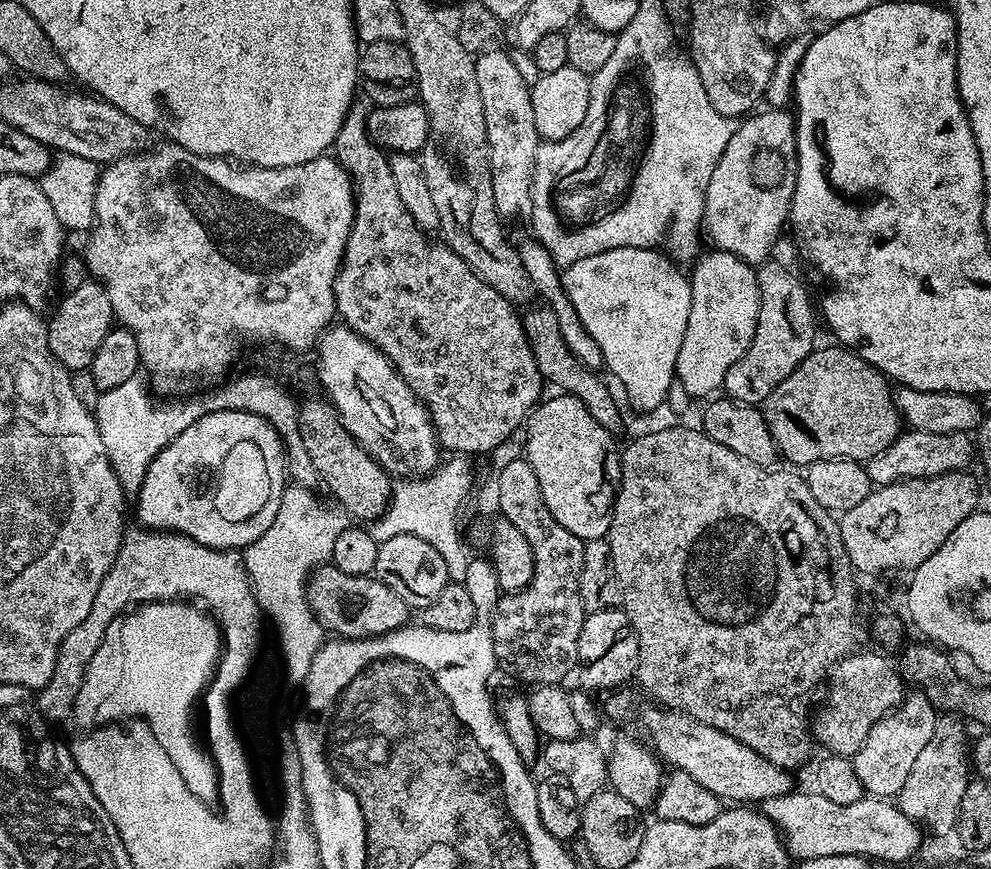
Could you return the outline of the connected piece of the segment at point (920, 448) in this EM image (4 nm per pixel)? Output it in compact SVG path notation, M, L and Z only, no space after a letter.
M904 430L882 454L866 461L868 476L873 485L894 484L897 480L925 480L938 474L962 472L974 460L974 440L967 432L954 434L926 434L922 430Z

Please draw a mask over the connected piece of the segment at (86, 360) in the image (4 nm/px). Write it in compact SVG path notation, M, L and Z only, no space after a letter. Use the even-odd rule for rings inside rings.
M88 278L77 288L67 293L68 297L61 302L52 320L47 321L48 345L58 362L69 372L80 372L88 369L94 362L94 354L98 354L98 346L102 346L102 338L114 326L114 317L110 298L99 282Z

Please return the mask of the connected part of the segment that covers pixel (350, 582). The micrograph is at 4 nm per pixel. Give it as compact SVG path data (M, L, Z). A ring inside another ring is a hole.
M330 562L321 564L313 571L308 581L308 601L320 627L336 638L367 640L393 632L409 623L408 603L398 598L398 594L394 594L390 586L376 579L375 575L342 574L342 570L338 570Z

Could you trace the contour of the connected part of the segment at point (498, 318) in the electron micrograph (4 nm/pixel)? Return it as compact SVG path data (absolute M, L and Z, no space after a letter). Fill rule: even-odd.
M352 104L346 110L346 118L342 118L342 126L338 130L338 134L336 135L336 143L334 145L334 156L335 159L339 160L340 164L344 169L348 171L348 175L352 177L352 183L354 185L354 191L356 194L356 213L354 214L354 222L352 223L352 229L350 230L350 238L346 242L346 250L344 251L344 261L340 263L340 266L346 266L346 272L343 272L340 268L338 270L338 274L336 275L336 281L334 282L334 298L336 299L336 316L339 317L347 327L354 329L357 334L363 340L369 340L374 347L380 351L385 358L389 360L391 364L396 367L396 372L401 376L403 380L405 380L410 386L410 390L414 390L414 394L418 397L425 406L428 408L428 413L430 414L430 418L432 419L432 424L436 427L436 438L440 442L441 449L447 450L449 448L449 453L452 454L472 454L468 452L485 452L485 454L491 454L496 451L498 446L502 446L507 440L513 439L517 434L521 431L522 425L527 421L531 411L536 407L537 404L541 403L542 395L540 396L540 391L543 388L546 388L546 381L540 377L540 371L538 370L538 362L534 362L534 354L532 353L532 347L530 346L530 342L526 338L526 330L524 329L524 321L522 319L521 313L517 311L517 309L511 304L509 300L506 298L502 298L502 294L498 294L498 290L494 290L490 286L486 286L486 282L482 282L482 278L478 278L478 274L474 274L474 270L470 270L470 266L465 260L462 258L458 258L458 254L454 254L454 250L448 247L447 243L439 242L440 244L431 244L430 241L427 240L425 229L420 228L414 222L414 218L412 215L405 210L402 206L402 198L398 198L398 190L394 186L394 182L392 181L392 176L388 173L388 156L375 144L374 141L368 137L368 115L364 112L364 108L360 108L360 104ZM390 238L390 298L388 298L388 302L382 302L382 304L374 304L374 302L368 302L370 298L366 298L364 294L354 294L354 292L344 292L344 282L348 282L348 280L352 280L354 276L352 276L352 266L354 266L354 258L356 258L356 248L374 248L374 250L378 250L378 252L372 252L370 256L374 256L376 260L380 260L382 256L384 256L384 252L382 252L382 244L388 244L388 242L382 242L382 240L388 240Z

